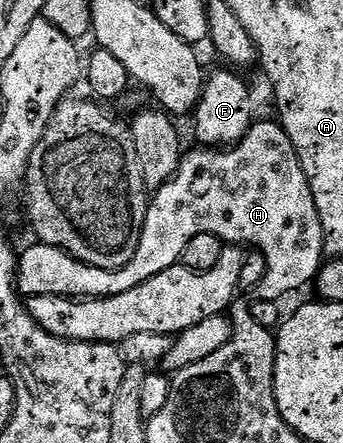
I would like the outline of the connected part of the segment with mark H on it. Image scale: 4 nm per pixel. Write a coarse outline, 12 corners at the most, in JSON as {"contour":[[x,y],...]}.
{"contour":[[276,121],[194,148],[149,198],[117,270],[20,251],[25,296],[121,295],[194,236],[256,248],[277,302],[316,279],[325,237]]}

